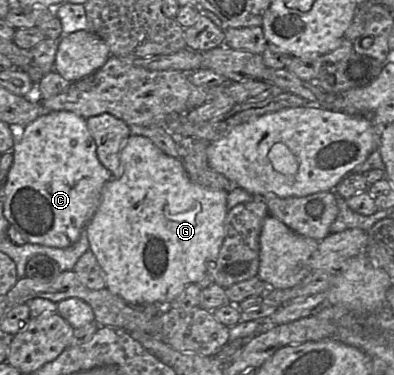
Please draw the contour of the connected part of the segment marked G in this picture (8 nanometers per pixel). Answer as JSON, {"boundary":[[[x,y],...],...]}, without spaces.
{"boundary":[[[131,133],[127,142],[120,151],[120,164],[122,175],[119,178],[112,178],[103,187],[101,200],[92,219],[86,225],[89,250],[91,250],[104,273],[106,288],[113,294],[122,298],[126,303],[135,306],[148,305],[152,303],[170,303],[190,283],[199,281],[207,271],[210,261],[217,258],[220,247],[225,237],[225,218],[228,213],[227,196],[228,192],[220,189],[210,189],[194,183],[183,162],[179,158],[166,155],[147,137]]]}

